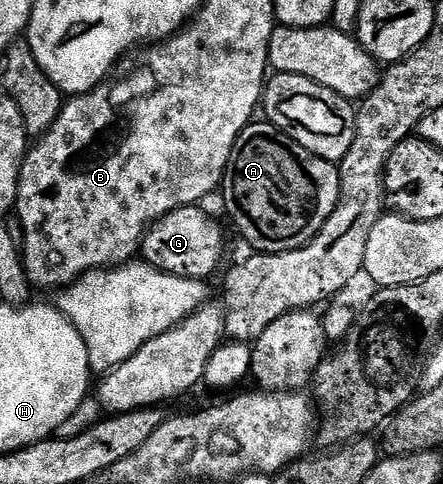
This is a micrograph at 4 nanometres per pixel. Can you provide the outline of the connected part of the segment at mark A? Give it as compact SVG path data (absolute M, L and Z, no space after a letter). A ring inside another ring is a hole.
M250 122L233 143L219 197L238 234L253 247L250 249L254 253L290 252L310 244L321 231L315 224L321 184L317 178L311 180L301 166L301 158L309 153L307 149L290 146L272 124L257 123Z

